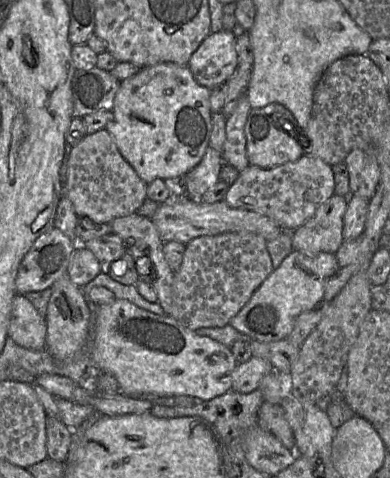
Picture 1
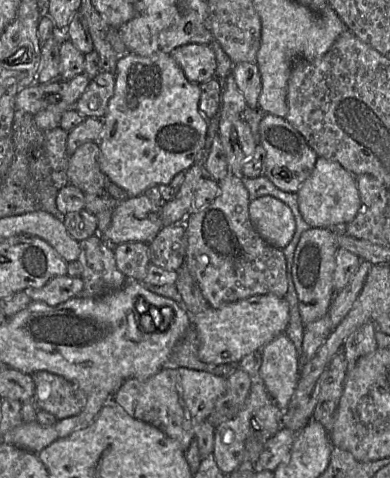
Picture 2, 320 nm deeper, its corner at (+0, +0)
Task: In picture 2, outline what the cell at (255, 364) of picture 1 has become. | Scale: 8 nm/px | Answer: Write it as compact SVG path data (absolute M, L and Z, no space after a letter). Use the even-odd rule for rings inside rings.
M164 367L145 380L126 379L112 401L131 417L149 423L179 442L186 451L197 427L207 419L215 401L226 391L226 378L185 367Z

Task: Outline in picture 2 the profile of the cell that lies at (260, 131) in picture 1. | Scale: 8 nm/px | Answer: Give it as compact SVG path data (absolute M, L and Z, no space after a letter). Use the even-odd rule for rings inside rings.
M264 114L259 123L258 145L265 151L264 175L280 190L297 194L314 169L316 152L285 118L273 114Z

